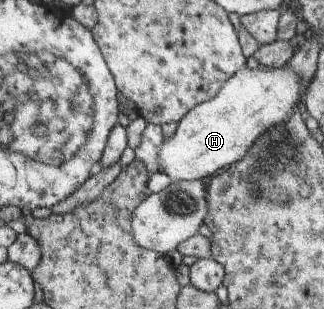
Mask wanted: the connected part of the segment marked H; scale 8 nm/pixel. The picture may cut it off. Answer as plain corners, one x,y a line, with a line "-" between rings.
269,67
268,69
243,68
235,73
231,79
224,83
220,92
211,99
193,108
183,120
178,122
178,127
173,136
164,142
160,153
160,171
165,173
171,182
179,180
200,180
215,175
217,171
228,168
236,161
243,159
252,148
253,142
266,130
282,124
289,119
297,104
305,95
300,77
291,69

